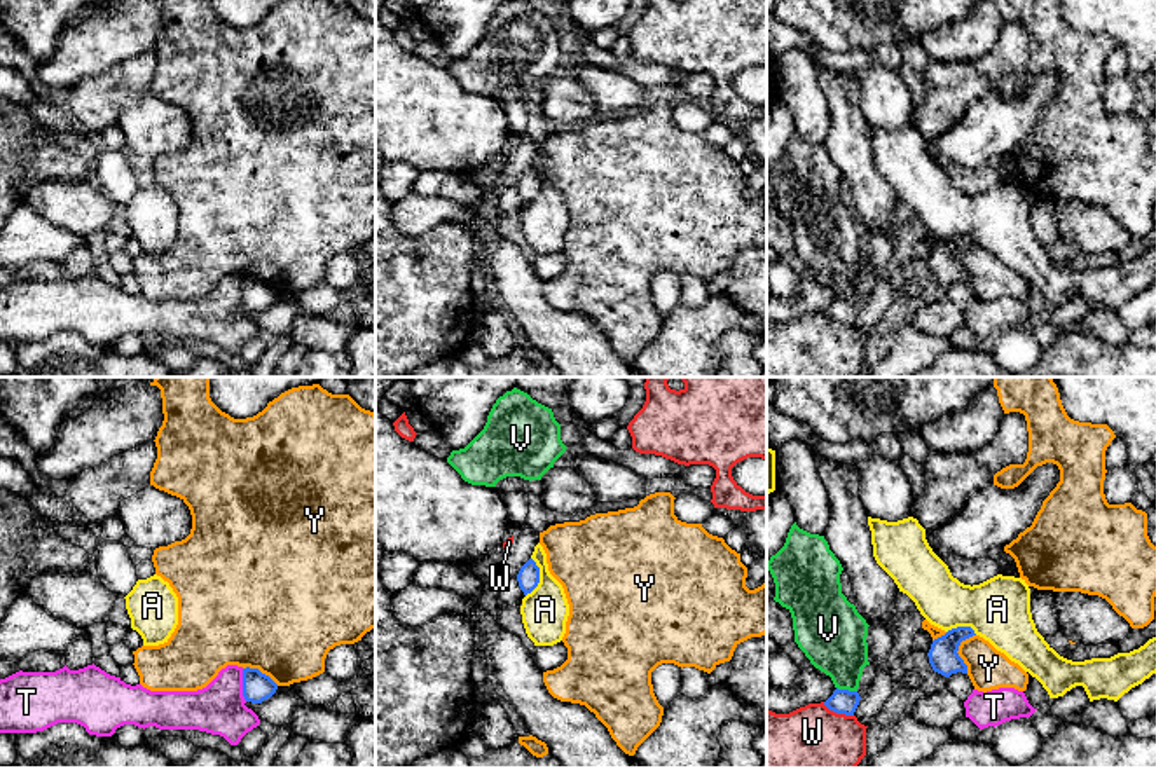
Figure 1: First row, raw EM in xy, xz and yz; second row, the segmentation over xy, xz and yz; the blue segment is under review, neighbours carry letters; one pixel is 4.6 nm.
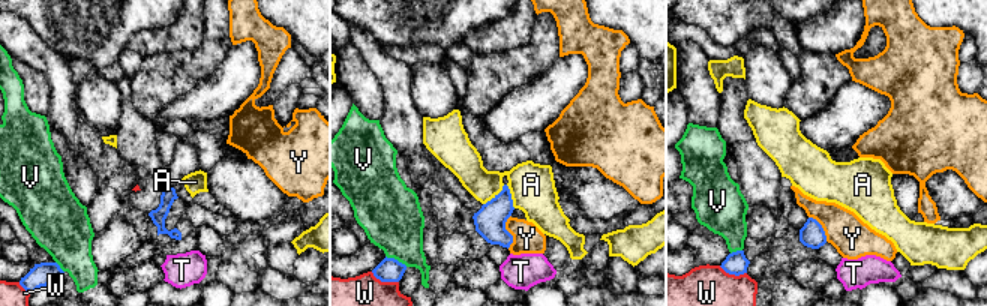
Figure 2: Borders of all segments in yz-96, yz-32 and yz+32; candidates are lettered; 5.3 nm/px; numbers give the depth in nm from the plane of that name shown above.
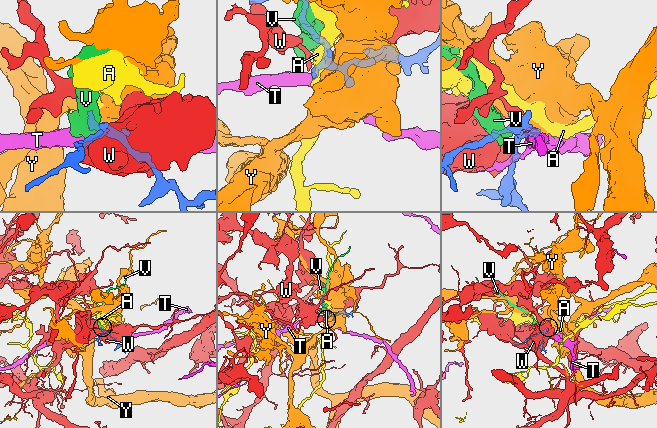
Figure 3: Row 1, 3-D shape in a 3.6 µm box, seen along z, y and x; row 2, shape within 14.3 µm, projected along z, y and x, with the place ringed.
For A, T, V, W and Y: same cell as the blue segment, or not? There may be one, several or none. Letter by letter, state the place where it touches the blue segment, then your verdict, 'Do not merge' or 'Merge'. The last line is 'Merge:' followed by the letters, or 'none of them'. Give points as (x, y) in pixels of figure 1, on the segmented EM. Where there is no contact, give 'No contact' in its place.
A: Touches blue at xz (538, 576). Do not merge
T: Touches blue at xy (243, 685). Do not merge
V: Touches blue at yz (847, 690). Do not merge
W: Touches blue at yz (839, 713). Do not merge
Y: Touches blue at yz (957, 650). Do not merge
Merge: none of them

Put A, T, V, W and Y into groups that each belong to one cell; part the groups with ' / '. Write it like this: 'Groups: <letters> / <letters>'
Groups: A / T / V / W / Y

